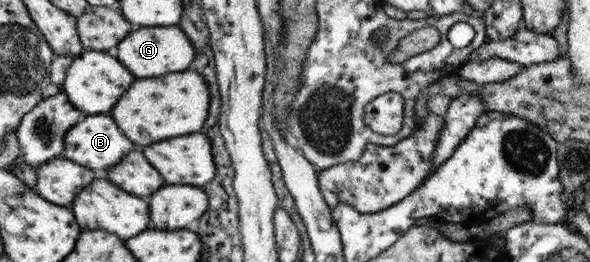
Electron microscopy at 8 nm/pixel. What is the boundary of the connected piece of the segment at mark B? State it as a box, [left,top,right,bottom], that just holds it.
[62,114,134,173]

